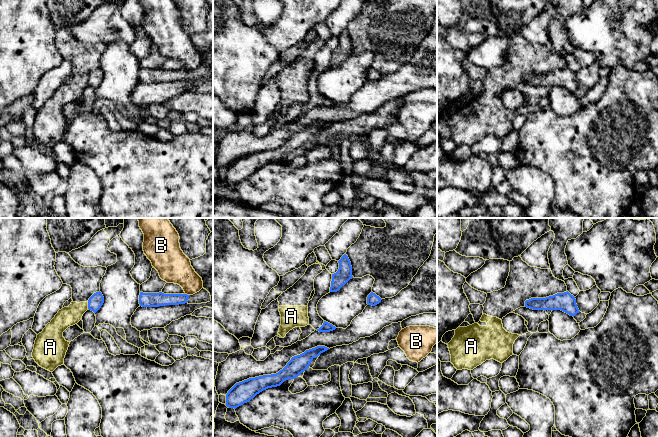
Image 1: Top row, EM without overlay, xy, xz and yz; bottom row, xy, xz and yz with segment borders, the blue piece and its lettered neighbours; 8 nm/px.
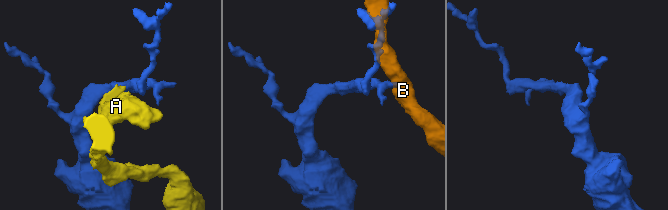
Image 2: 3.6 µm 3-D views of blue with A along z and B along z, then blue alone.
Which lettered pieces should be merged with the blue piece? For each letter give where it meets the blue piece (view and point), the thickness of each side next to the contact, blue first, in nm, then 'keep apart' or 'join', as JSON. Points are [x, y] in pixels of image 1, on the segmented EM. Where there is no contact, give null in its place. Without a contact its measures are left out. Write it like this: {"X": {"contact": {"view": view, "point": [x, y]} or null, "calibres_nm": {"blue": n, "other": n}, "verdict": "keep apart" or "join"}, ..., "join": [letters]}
{"A": {"contact": {"view": "xy", "point": [88, 305]}, "calibres_nm": {"blue": 120, "other": 160}, "verdict": "keep apart"}, "B": {"contact": {"view": "xy", "point": [186, 294]}, "calibres_nm": {"blue": 110, "other": 260}, "verdict": "keep apart"}, "join": []}

